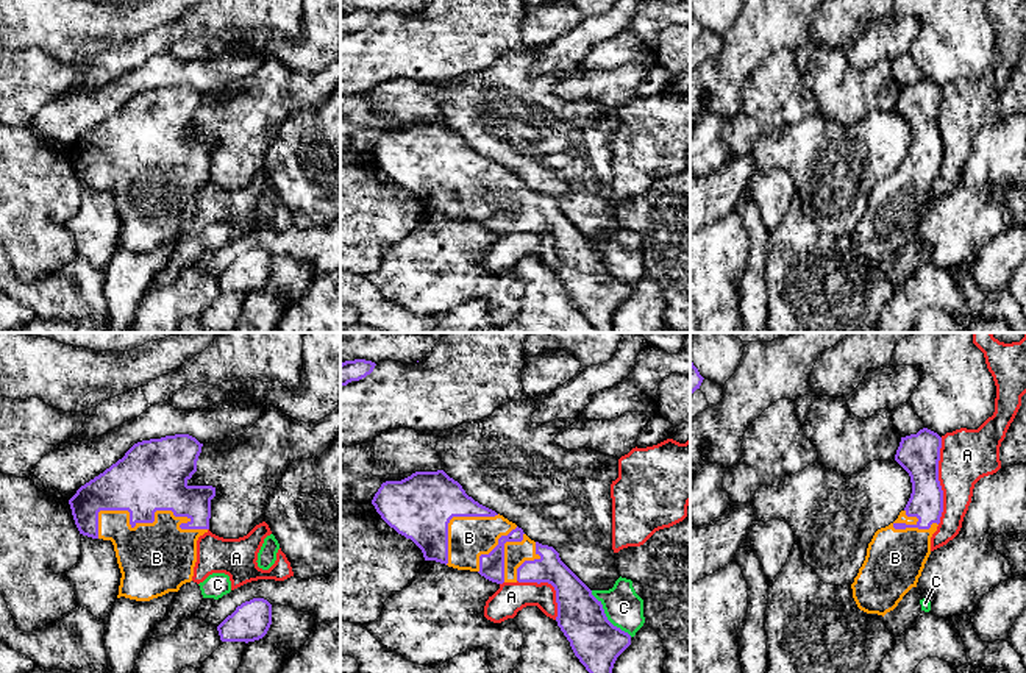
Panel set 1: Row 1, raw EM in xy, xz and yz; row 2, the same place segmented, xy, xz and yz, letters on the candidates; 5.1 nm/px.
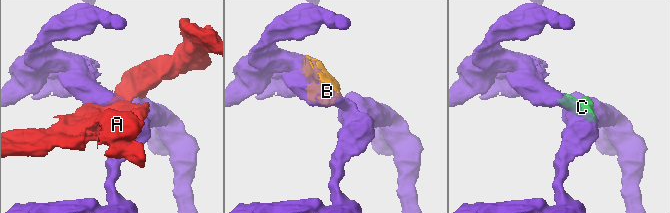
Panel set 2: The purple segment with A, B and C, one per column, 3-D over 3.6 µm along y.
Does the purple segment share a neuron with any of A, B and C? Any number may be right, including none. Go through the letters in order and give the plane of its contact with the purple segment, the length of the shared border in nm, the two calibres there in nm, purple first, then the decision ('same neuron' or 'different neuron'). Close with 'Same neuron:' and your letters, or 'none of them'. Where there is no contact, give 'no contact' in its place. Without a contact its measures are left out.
A: meets purple in yz; contact 440 nm long; 220 nm thick on the purple side, 280 nm on the other; different neuron
B: meets purple in xy; contact 550 nm long; 360 nm thick on the purple side, 380 nm on the other; same neuron
C: meets purple in xz; contact 320 nm long; 240 nm thick on the purple side, 200 nm on the other; different neuron
Same neuron: B

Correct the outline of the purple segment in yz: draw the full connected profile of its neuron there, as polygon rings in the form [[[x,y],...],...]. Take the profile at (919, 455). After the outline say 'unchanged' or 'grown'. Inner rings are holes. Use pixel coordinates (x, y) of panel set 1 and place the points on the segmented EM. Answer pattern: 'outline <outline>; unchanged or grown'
outline [[[923,428],[901,437],[895,461],[909,473],[912,493],[898,518],[875,532],[851,584],[857,607],[885,615],[917,587],[943,512],[939,481],[942,437]]]; grown

